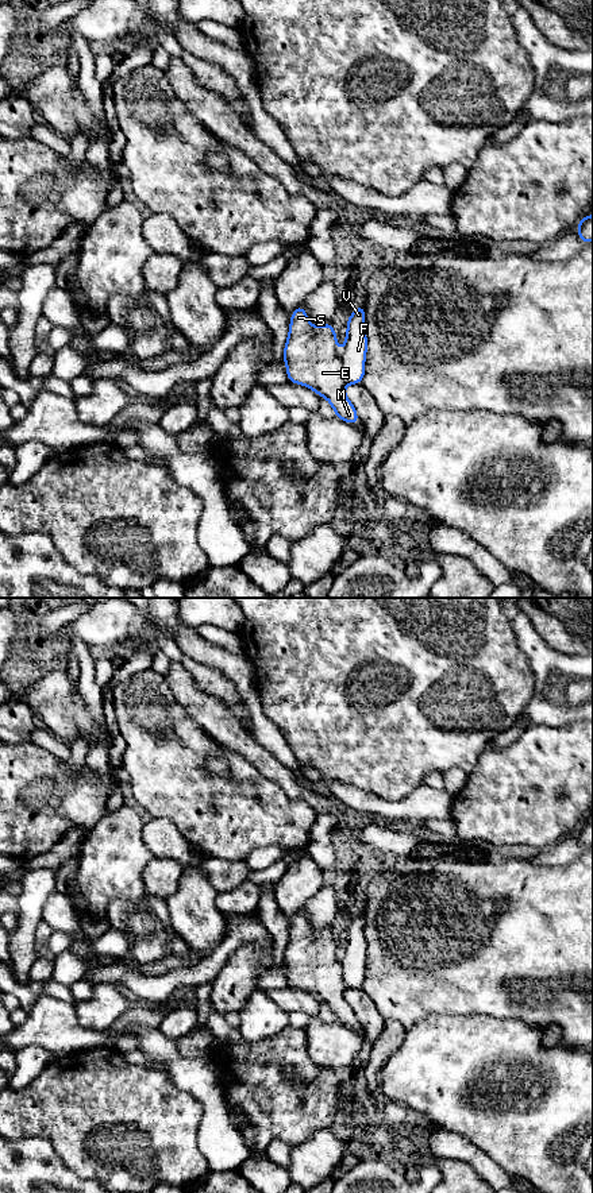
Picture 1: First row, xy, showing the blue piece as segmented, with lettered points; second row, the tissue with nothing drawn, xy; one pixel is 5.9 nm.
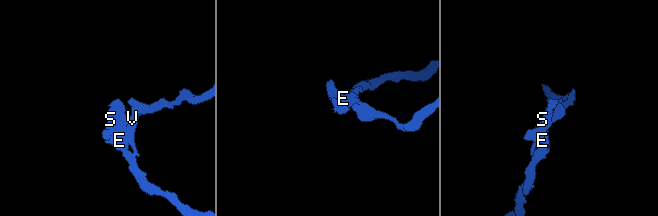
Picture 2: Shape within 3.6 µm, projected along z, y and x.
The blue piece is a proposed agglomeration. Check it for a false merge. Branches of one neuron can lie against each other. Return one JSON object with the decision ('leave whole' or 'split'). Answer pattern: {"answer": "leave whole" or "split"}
{"answer": "split"}

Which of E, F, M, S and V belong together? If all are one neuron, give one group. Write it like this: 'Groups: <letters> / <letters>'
Groups: E M S / F V

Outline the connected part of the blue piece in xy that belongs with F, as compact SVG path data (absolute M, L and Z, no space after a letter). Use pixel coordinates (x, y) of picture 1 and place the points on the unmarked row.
M355 910L353 919L347 923L347 941L340 958L343 982L347 989L361 988L365 980L365 961L367 957L365 918L363 911Z

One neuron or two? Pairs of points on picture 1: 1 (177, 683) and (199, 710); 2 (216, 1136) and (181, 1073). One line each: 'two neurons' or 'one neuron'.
1: one neuron
2: one neuron

